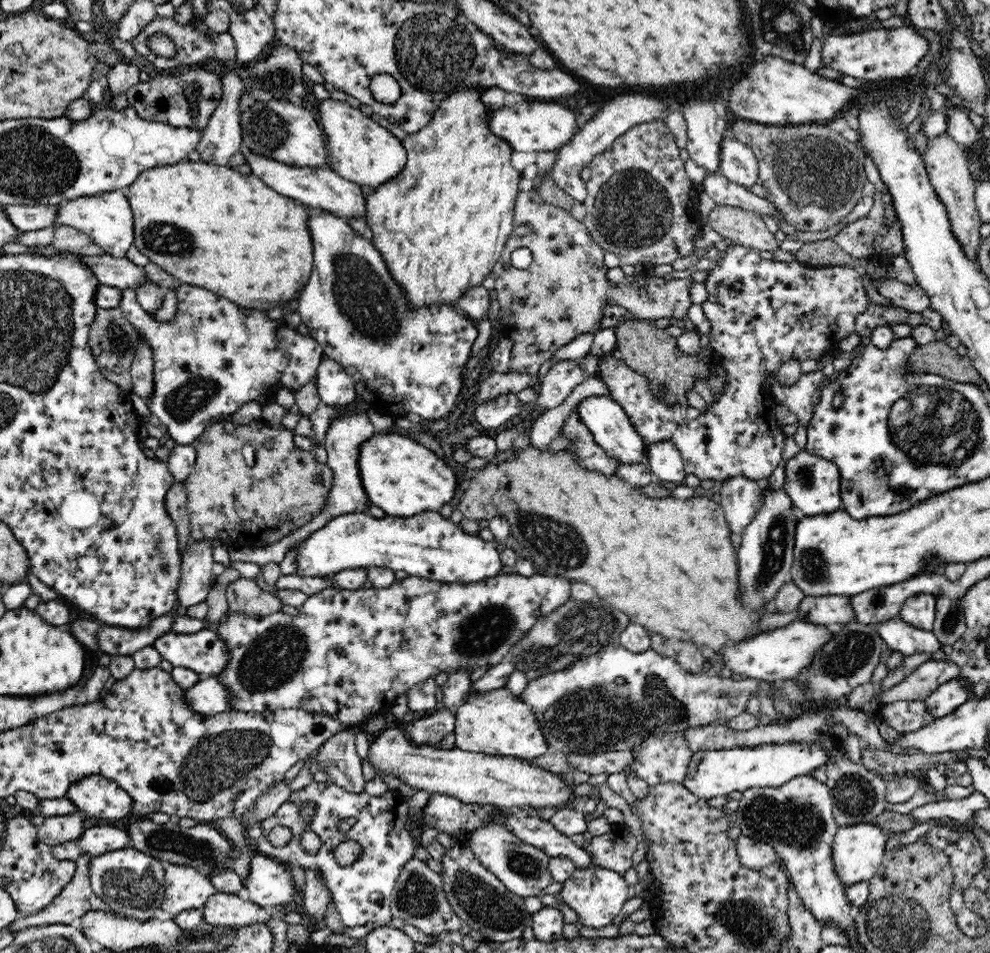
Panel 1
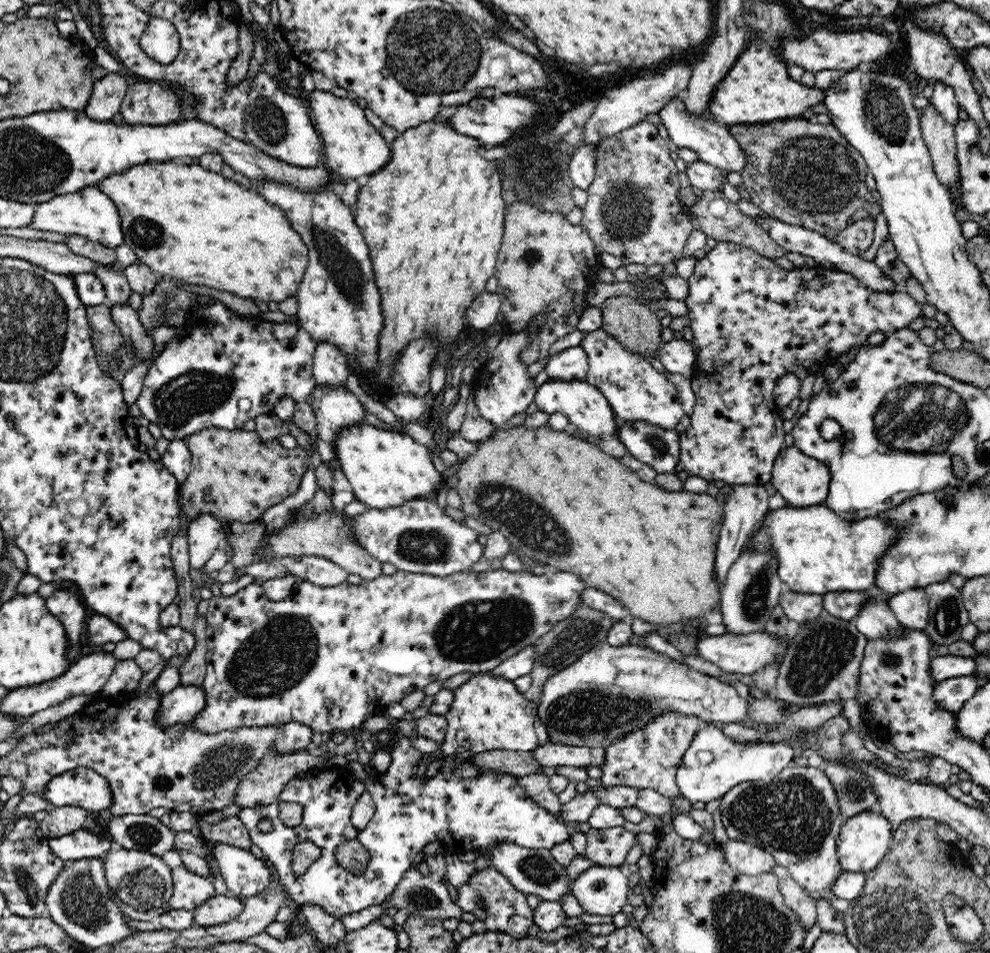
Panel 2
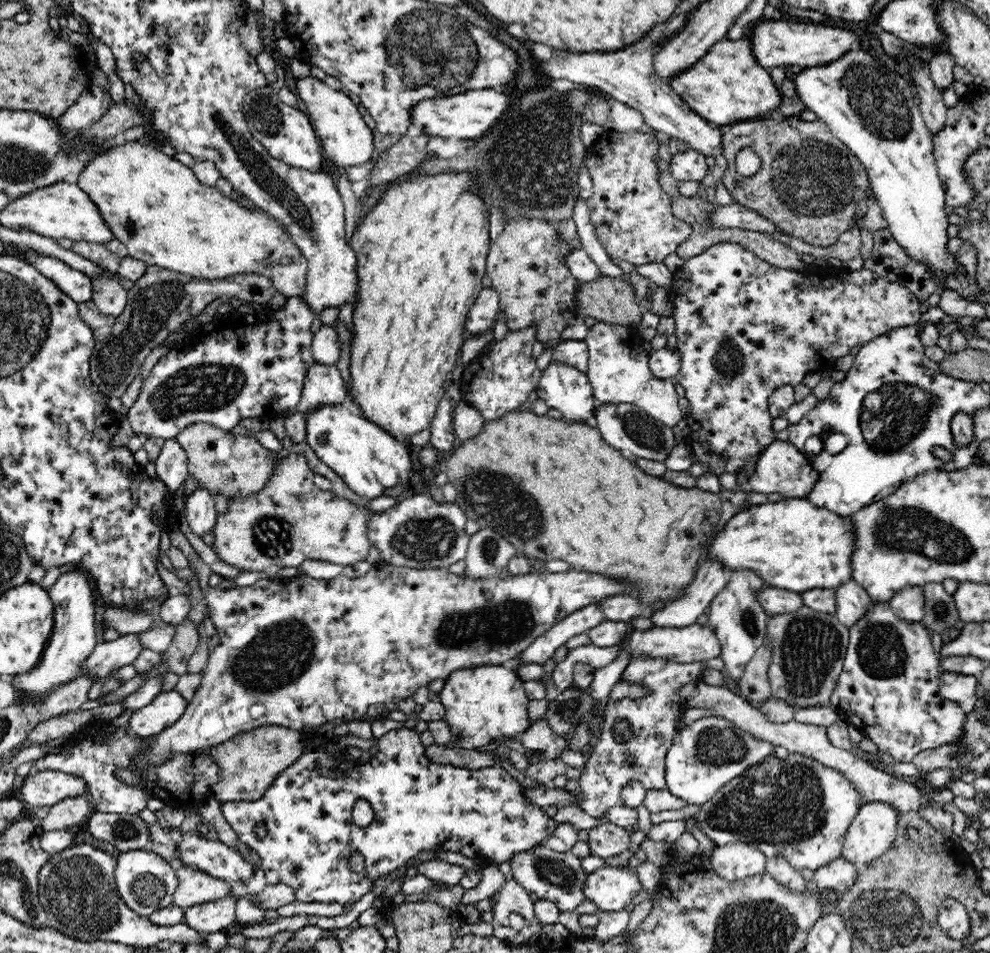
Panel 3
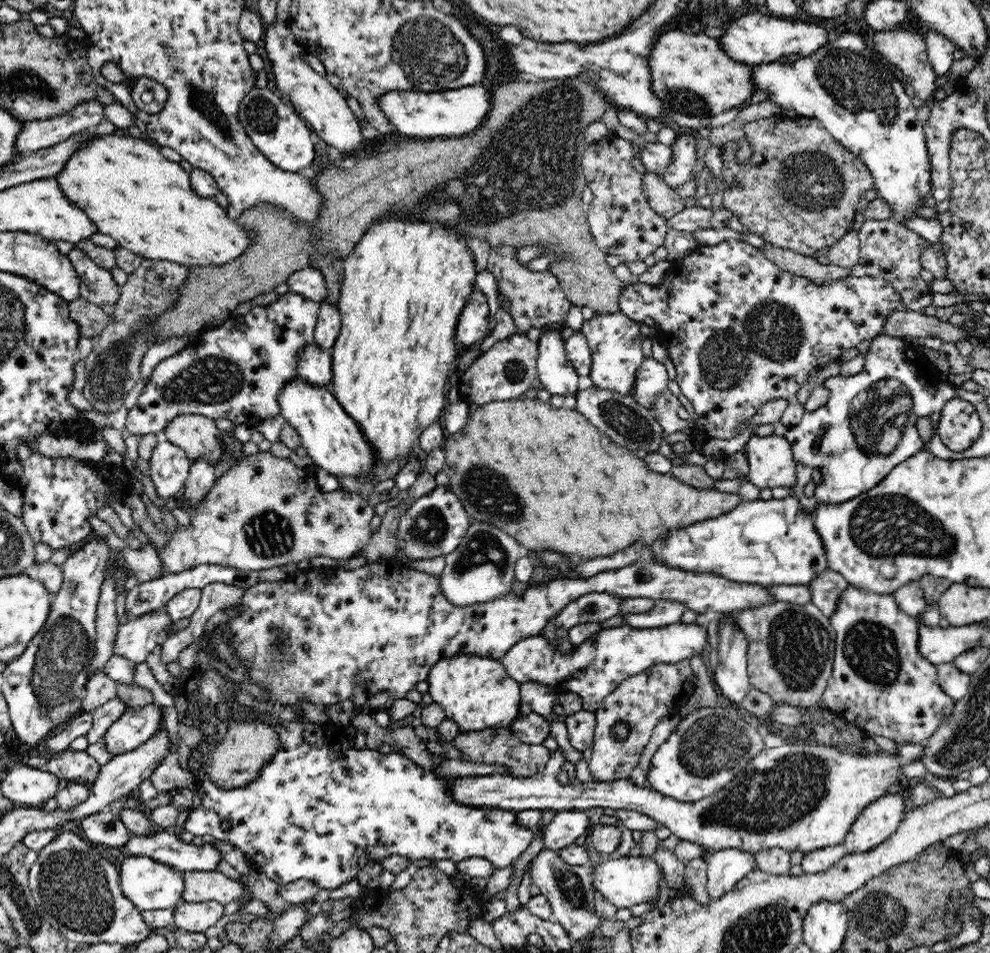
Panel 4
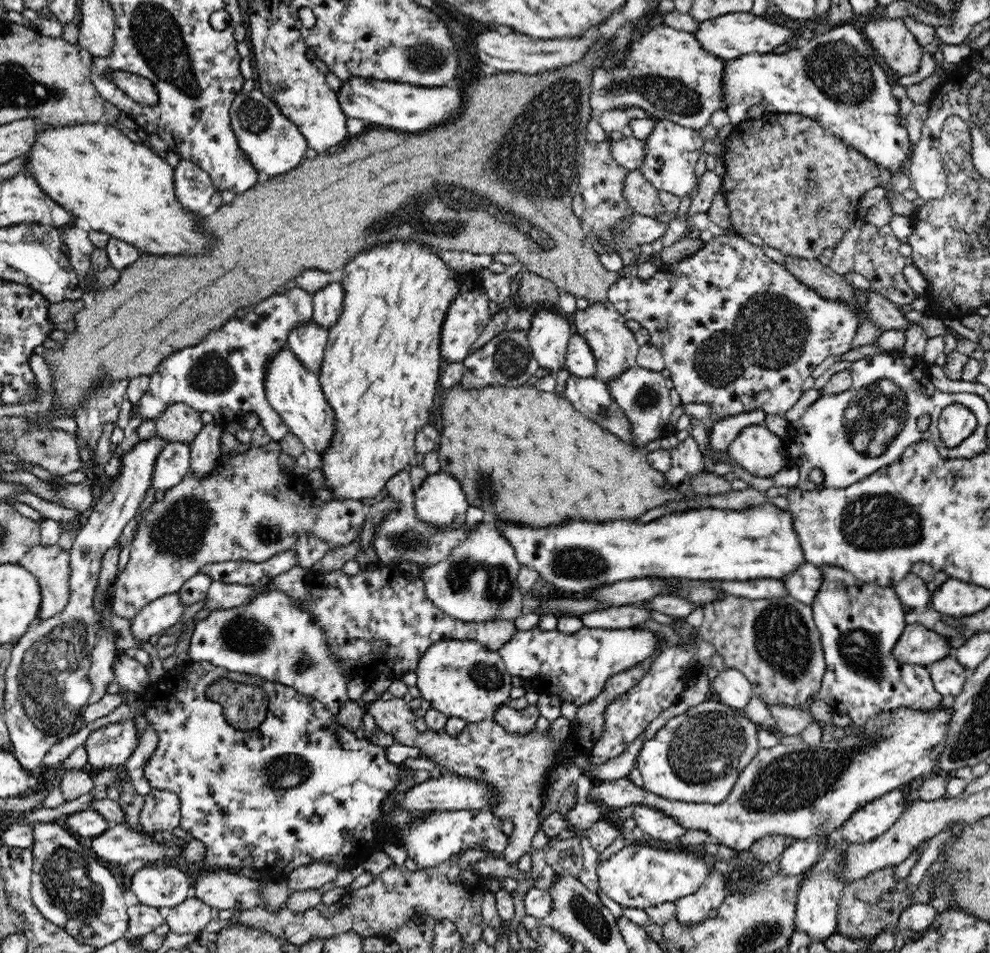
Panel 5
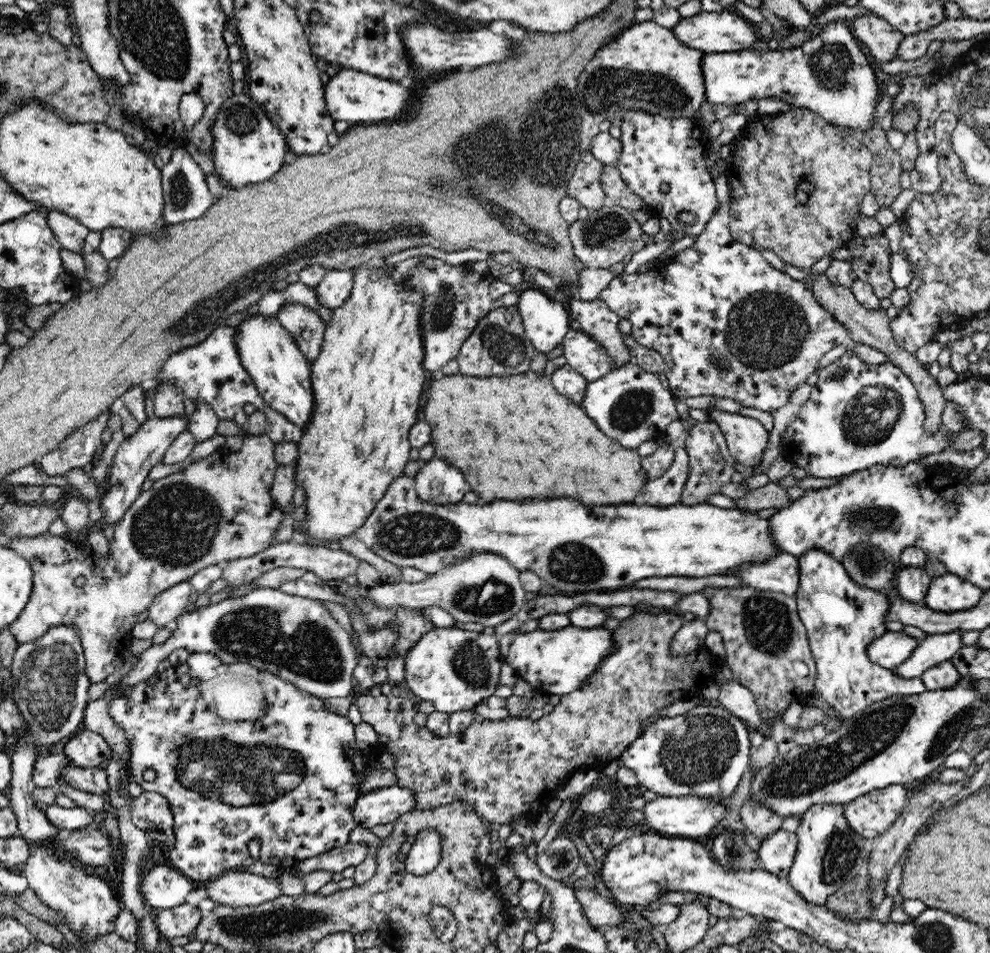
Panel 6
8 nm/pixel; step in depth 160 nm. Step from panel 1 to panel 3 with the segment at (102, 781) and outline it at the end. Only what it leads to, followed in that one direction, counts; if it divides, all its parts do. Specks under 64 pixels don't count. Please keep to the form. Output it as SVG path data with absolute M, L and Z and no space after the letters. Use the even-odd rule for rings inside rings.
M46 770L24 778L20 787L21 800L34 806L52 806L67 798L89 797L84 779L59 771Z

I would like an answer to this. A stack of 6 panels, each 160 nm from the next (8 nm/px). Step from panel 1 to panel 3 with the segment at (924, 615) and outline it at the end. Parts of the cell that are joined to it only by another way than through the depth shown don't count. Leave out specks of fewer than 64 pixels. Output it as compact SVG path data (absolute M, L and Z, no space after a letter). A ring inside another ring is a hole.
M913 586L899 590L889 601L896 616L906 622L921 623L925 615L923 587Z

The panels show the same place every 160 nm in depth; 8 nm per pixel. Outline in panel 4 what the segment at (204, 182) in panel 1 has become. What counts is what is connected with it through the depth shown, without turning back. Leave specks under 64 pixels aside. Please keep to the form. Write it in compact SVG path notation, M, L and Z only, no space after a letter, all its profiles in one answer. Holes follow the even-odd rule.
M112 133L107 135L96 135L84 146L78 147L74 152L74 156L70 156L70 160L66 162L62 172L56 176L56 181L60 184L60 189L64 192L64 196L72 202L72 205L80 208L94 222L98 230L102 234L111 236L121 247L124 247L134 254L140 255L144 259L150 260L167 260L176 264L188 266L210 266L210 264L226 264L238 258L246 247L252 242L253 232L245 228L238 227L231 218L231 212L221 208L212 198L200 198L190 187L189 175L182 169L178 162L170 162L161 154L161 148L154 144L146 137L135 138L124 136L122 133ZM306 266L306 268L292 273L286 283L290 292L301 294L318 304L326 299L327 285L320 269Z

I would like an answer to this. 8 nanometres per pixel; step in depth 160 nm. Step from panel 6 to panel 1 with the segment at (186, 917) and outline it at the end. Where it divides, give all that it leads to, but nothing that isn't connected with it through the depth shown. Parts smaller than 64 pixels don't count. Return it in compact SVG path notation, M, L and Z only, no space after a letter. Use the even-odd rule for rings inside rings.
M217 892L204 904L202 915L206 923L218 927L245 927L264 923L270 918L264 908L246 896Z

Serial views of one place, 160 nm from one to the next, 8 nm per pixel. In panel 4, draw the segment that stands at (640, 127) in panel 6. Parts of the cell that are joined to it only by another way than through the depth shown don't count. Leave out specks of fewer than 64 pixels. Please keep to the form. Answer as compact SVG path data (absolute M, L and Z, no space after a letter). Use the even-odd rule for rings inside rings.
M680 133L676 137L676 142L670 146L672 151L672 162L664 168L659 176L661 180L672 189L679 188L685 184L693 174L696 165L696 147L698 136L693 133Z

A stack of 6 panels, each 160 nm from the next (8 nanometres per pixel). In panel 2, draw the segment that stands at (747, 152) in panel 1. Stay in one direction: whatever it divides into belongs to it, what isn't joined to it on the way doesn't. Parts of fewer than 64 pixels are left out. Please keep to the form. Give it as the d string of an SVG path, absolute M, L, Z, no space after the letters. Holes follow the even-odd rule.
M680 93L657 114L661 118L661 123L670 141L678 148L692 148L692 151L698 155L701 162L714 165L719 173L729 174L737 172L742 174L745 171L746 154L742 147L738 145L736 139L729 133L728 126L710 117L696 117L688 111L688 107L684 105L685 94Z

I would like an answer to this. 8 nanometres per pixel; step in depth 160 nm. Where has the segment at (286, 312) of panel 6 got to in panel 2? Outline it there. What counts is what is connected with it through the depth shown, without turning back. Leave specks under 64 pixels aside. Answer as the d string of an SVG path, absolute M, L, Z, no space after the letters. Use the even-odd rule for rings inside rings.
M317 385L308 401L315 414L318 436L332 450L335 438L342 429L366 422L362 403L344 385Z

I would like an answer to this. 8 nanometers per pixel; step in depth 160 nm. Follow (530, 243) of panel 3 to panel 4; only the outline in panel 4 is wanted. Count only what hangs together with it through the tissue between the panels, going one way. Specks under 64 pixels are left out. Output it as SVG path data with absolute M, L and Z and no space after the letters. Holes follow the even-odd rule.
M514 246L491 248L487 259L487 269L498 282L499 297L510 302L510 314L515 323L515 332L526 334L529 328L561 328L565 326L568 310L572 303L565 296L558 279L549 269L532 272L525 264L514 258Z

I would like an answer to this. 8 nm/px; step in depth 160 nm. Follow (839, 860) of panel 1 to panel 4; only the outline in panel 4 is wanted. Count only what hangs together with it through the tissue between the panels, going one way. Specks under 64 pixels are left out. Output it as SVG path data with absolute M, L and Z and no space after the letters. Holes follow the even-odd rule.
M893 791L877 798L860 811L843 845L848 853L863 853L882 844L896 832L903 819L904 800Z

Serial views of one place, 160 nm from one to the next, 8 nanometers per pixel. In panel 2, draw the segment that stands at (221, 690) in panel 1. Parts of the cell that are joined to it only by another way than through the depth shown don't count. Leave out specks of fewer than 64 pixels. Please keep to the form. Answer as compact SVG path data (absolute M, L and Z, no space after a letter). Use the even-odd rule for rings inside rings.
M178 686L162 695L162 704L155 720L162 726L174 726L191 720L206 708L206 695L202 686Z

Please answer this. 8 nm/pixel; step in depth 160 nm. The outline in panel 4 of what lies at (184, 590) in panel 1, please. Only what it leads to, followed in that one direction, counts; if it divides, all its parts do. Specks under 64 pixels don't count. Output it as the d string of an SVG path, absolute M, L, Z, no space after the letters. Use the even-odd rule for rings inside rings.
M206 457L191 461L190 472L182 490L190 509L193 509L213 487L214 480L216 480L214 467L212 461Z

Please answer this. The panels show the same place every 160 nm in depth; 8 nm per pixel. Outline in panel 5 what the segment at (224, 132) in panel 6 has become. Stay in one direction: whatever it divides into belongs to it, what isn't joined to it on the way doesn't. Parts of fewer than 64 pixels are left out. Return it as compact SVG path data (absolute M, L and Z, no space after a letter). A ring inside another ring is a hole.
M260 89L238 95L230 107L230 122L238 147L246 154L260 178L272 178L288 173L304 160L308 143L298 127L284 116L276 103Z

